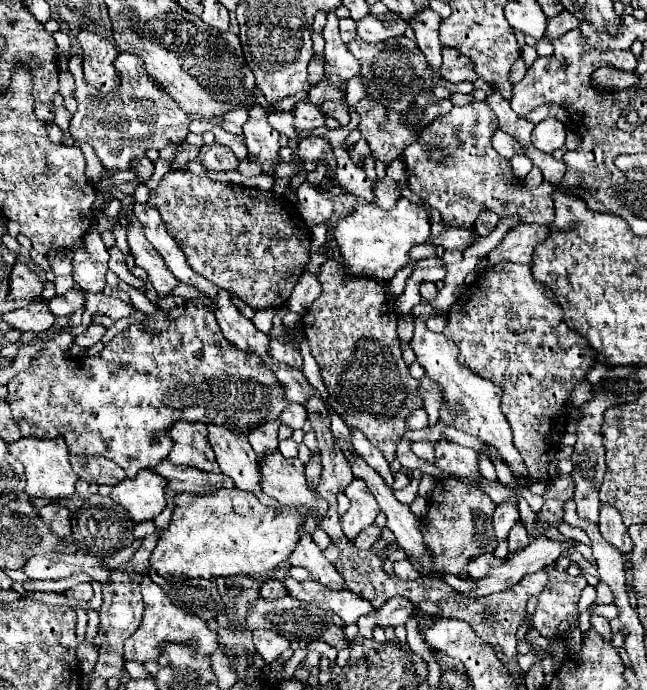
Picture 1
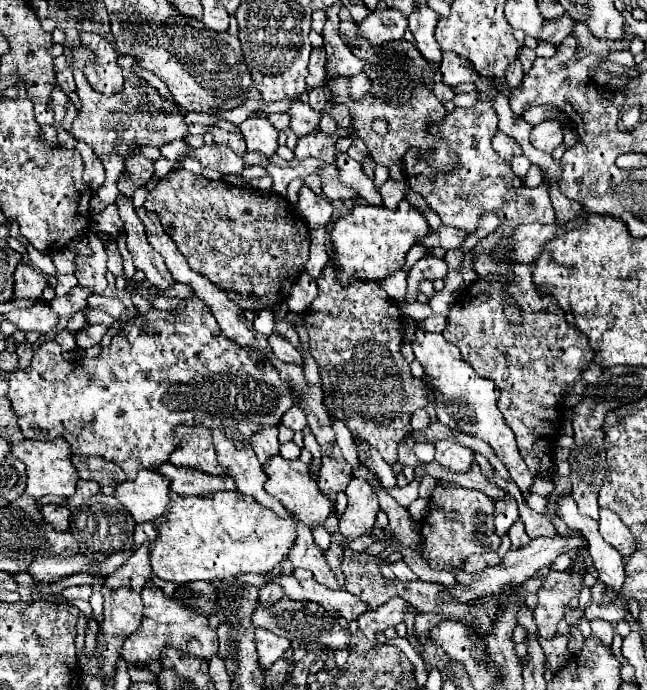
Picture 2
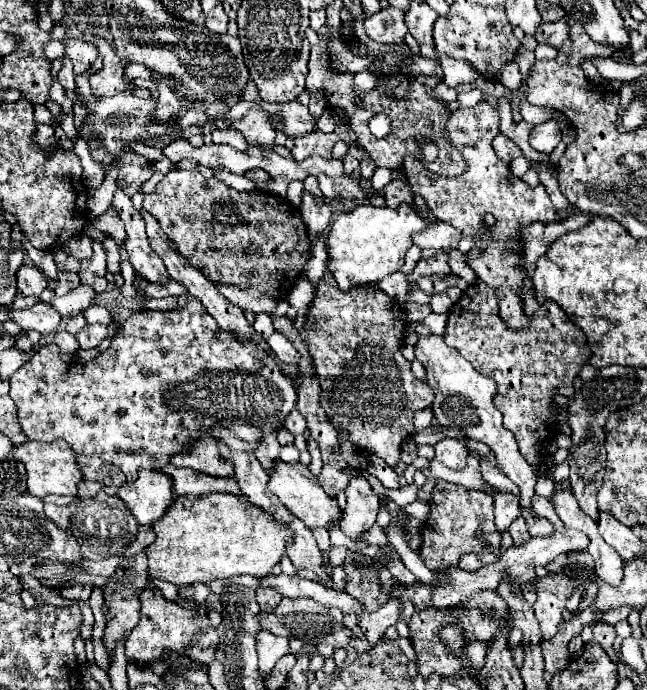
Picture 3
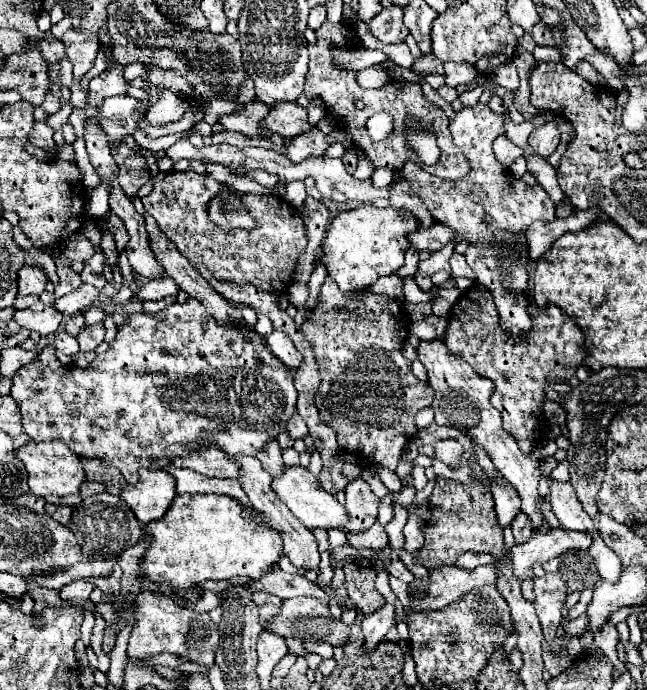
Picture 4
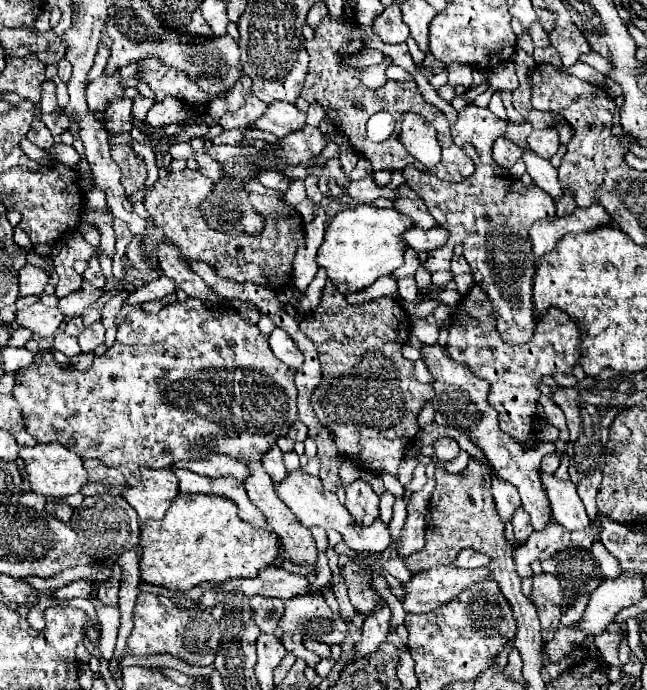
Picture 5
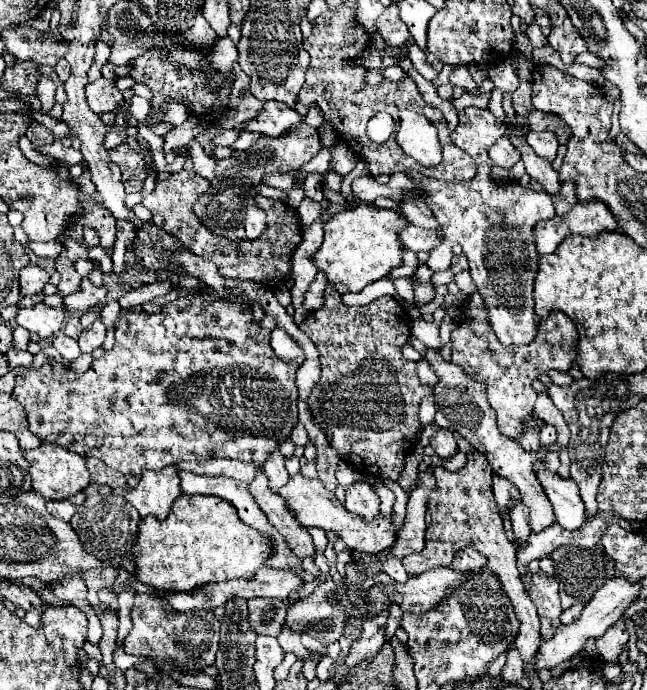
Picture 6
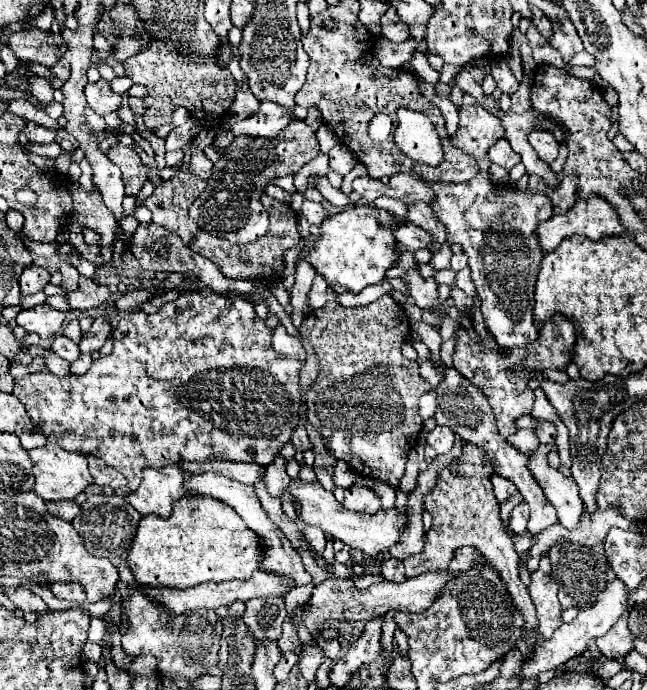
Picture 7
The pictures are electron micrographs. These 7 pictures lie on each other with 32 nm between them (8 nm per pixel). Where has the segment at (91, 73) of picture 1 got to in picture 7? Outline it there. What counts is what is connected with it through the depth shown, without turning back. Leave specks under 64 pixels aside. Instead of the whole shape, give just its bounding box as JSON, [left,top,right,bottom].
[86,80,122,116]

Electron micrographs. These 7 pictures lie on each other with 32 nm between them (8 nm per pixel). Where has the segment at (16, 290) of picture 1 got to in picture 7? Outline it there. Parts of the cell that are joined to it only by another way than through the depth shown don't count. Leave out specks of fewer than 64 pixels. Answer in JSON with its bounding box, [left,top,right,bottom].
[20,266,50,296]

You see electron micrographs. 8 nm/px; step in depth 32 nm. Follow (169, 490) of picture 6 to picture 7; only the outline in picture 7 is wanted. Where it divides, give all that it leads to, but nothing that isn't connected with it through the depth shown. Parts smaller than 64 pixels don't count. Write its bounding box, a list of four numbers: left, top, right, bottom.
[126,464,188,516]

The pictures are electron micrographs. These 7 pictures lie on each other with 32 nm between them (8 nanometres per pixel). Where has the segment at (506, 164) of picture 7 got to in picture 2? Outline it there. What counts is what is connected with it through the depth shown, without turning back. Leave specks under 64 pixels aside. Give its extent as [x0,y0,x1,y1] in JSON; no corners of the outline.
[492,132,522,160]

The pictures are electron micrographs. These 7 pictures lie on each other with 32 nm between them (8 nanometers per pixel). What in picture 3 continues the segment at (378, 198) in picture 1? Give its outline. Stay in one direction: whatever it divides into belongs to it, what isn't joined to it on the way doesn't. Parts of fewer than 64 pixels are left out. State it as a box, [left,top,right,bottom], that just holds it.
[382,180,414,208]

